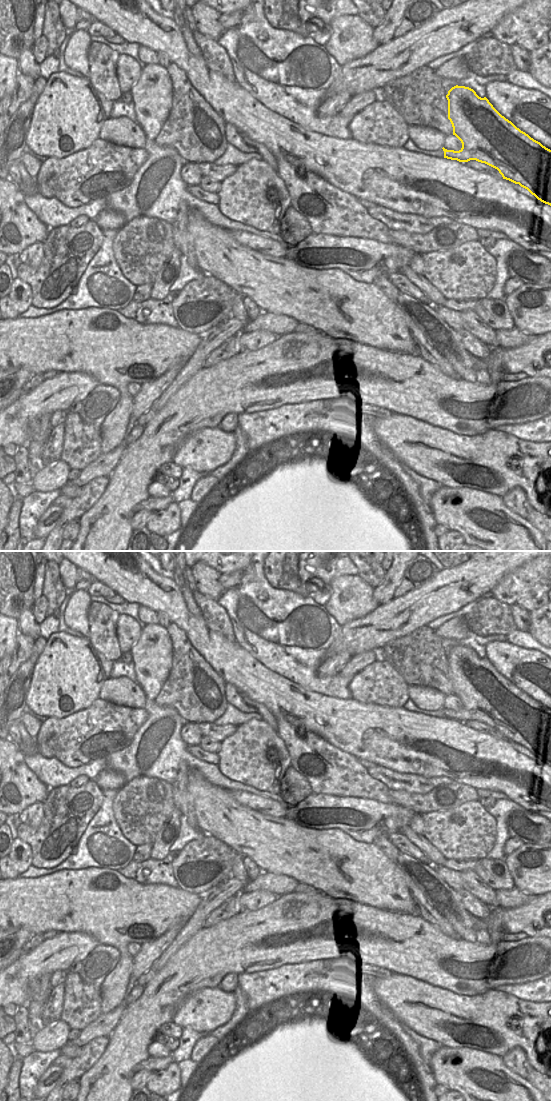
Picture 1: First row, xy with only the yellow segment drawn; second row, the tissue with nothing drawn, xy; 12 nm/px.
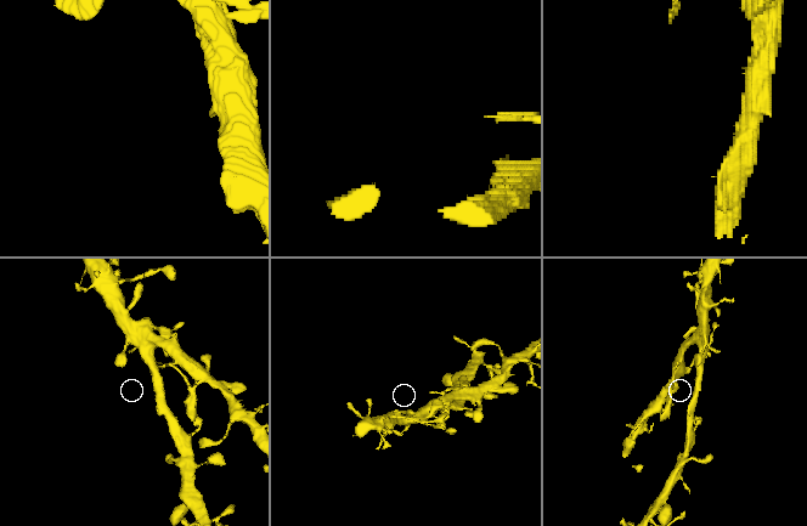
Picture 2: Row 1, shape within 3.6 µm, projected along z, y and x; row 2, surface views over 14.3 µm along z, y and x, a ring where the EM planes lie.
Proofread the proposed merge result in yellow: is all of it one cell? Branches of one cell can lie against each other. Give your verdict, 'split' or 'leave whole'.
split

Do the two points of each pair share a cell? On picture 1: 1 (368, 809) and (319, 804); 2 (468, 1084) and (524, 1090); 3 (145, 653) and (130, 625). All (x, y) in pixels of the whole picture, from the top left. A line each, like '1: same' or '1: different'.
1: same
2: same
3: different

